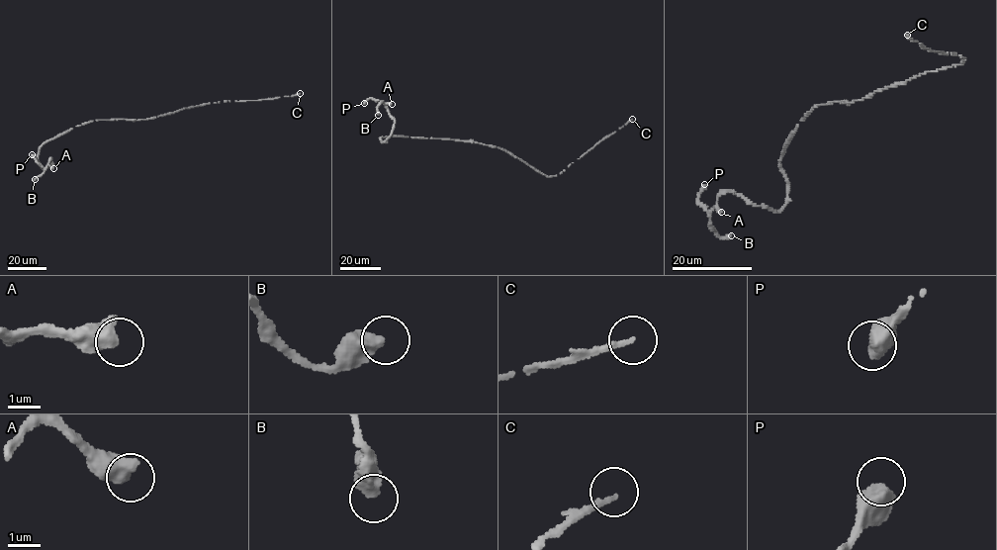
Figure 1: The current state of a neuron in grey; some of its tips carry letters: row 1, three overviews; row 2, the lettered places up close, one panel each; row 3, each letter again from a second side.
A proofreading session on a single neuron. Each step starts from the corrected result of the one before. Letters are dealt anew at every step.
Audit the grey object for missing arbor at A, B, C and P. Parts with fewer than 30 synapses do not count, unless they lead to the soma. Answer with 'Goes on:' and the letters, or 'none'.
Goes on: C

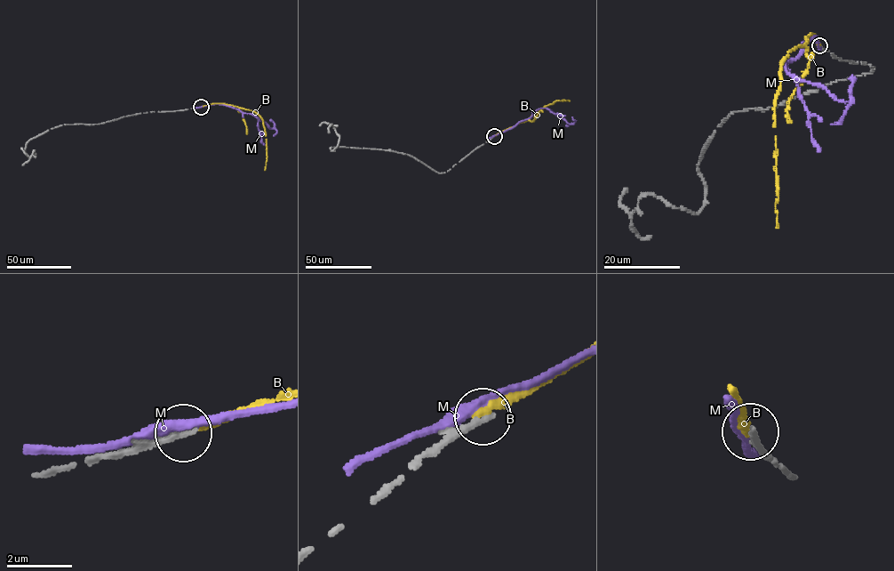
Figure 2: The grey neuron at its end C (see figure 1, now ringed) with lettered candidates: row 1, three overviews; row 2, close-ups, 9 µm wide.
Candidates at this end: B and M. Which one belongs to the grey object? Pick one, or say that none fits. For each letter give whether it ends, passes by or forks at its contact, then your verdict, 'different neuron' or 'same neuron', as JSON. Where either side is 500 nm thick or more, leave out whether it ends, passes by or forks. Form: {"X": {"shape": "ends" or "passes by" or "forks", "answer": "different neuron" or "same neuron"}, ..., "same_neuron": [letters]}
{"B": {"shape": "ends", "answer": "same neuron"}, "M": {"shape": "passes by", "answer": "different neuron"}, "same_neuron": ["B"]}

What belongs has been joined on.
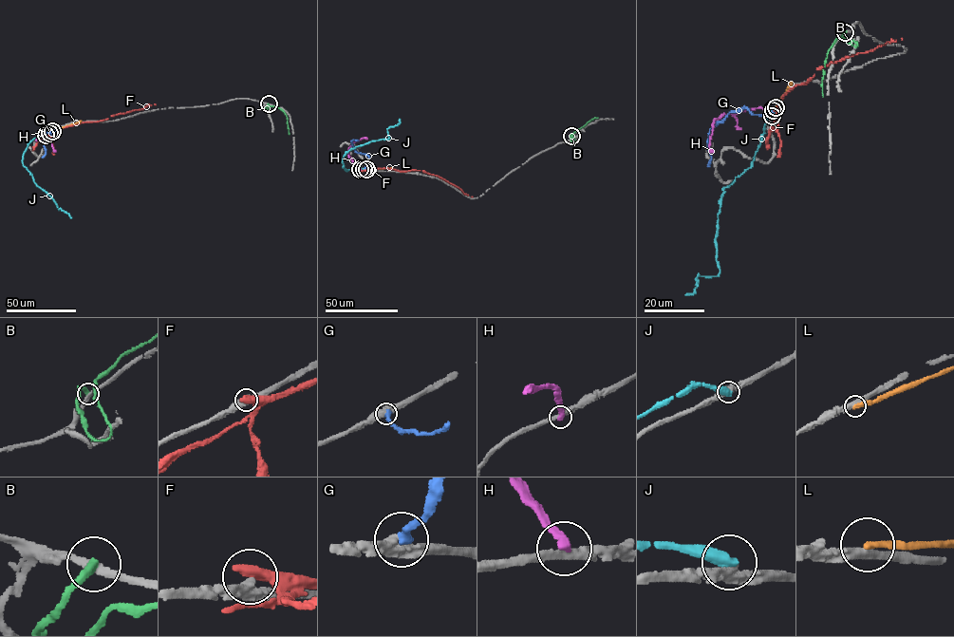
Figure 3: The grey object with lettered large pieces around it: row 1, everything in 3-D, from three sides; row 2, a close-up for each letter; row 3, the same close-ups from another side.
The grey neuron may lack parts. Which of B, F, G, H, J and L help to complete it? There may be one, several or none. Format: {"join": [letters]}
{"join": ["G"]}

